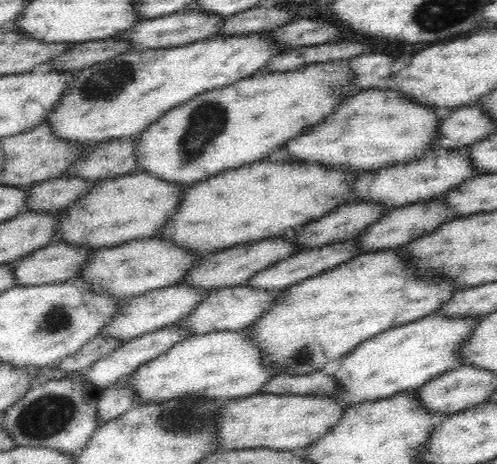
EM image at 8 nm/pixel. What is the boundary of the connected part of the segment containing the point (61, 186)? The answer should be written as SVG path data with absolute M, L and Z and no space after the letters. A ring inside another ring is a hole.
M59 177L51 181L34 184L28 189L26 211L56 213L74 204L80 196L86 196L102 180L80 177Z

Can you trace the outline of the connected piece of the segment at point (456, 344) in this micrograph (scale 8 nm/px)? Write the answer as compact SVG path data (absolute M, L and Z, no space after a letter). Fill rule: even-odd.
M436 313L381 332L359 344L344 358L342 366L333 375L339 388L328 398L342 403L344 408L360 402L386 400L400 392L418 389L452 369L461 368L462 346L476 330L476 320L478 317L446 317Z

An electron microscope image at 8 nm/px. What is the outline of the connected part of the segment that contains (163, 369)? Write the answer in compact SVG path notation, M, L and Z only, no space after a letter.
M216 331L194 335L172 346L158 358L142 364L124 378L137 392L138 403L168 402L180 398L234 398L242 399L261 393L275 372L264 361L264 351L246 331Z

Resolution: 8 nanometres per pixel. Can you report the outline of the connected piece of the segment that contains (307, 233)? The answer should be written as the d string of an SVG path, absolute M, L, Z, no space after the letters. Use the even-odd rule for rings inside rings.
M358 201L339 206L336 210L308 222L300 232L292 233L300 250L310 250L356 238L376 220L393 209L372 201Z

